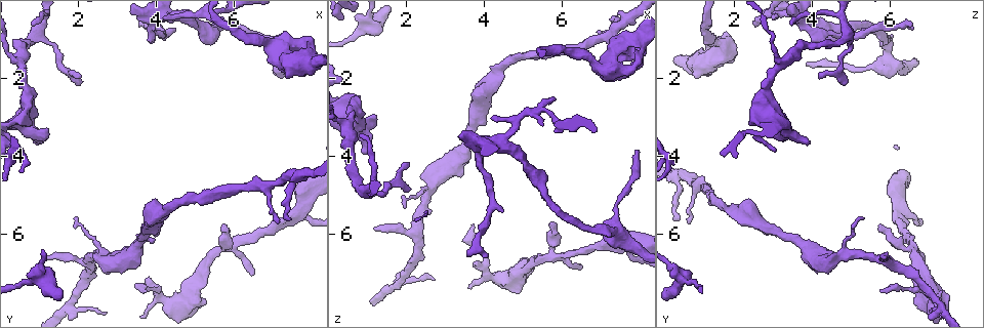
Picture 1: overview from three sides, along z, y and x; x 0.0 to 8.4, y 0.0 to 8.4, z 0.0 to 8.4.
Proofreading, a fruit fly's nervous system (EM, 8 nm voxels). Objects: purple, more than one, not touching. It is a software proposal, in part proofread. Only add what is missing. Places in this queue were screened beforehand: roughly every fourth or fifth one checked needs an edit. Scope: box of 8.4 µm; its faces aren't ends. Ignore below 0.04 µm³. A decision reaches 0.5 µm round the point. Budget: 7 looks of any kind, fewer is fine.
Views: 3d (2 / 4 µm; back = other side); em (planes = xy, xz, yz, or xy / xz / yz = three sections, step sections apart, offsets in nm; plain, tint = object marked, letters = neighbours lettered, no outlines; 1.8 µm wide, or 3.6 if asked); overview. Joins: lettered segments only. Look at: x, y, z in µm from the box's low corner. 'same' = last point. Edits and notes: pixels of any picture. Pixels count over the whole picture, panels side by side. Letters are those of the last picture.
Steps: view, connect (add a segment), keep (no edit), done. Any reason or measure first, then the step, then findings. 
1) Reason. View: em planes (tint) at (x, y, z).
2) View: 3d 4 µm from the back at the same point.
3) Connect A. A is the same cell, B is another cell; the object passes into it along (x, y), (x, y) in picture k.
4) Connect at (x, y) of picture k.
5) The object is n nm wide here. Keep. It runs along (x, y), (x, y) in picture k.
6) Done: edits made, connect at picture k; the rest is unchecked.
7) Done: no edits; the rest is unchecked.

Abrupt turn. View: em xz step 8 (tint) at (3.85, 0.80, 4.05).

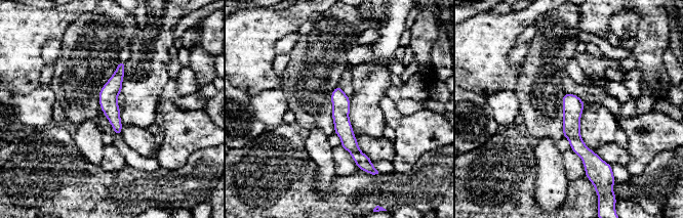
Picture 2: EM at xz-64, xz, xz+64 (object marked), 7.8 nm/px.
View: em planes (tint) at the same point.

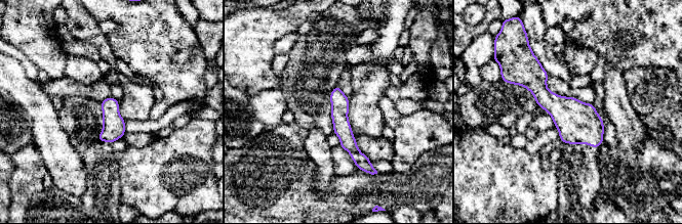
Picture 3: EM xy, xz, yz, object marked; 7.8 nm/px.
View: em planes (letters) at the same point.

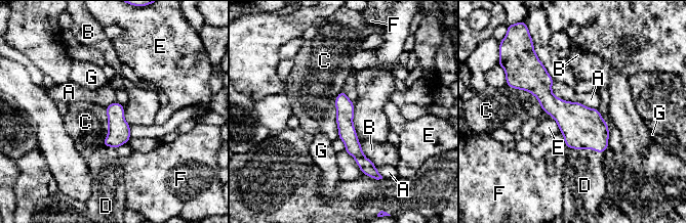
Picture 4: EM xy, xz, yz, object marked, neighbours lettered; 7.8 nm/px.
The object is 140 nm wide here; the longest contact is with A, 420 nm. Connect D. D is the same cell, A, B, C, E, F and G are other cells; it goes on there.

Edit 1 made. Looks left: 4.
An open end. View: 3d 4 µm at (1.20, 6.60, 5.90).

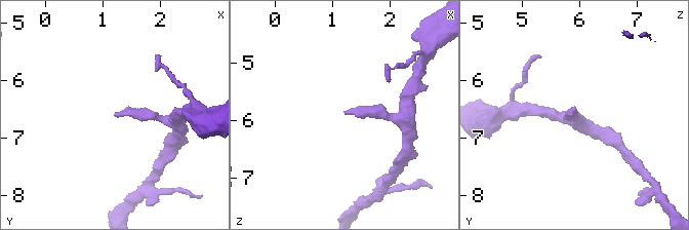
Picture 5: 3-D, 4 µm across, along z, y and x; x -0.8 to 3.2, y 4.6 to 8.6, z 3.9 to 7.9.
View: em xz step 8 (letters) at (1.25, 6.60, 5.85).

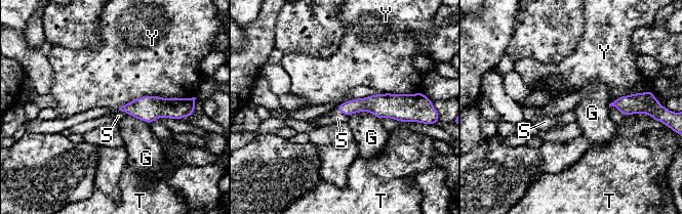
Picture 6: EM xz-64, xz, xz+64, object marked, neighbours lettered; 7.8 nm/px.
Another direction. View: em planes (letters) at the same point.

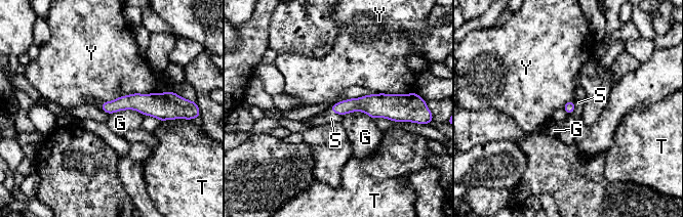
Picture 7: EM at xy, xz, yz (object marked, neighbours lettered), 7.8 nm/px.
The longest contact is with Y, 440 nm. Keep. G, S, T and Y are other cells; none of them fits.

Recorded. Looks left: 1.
Two arms in line, one across. View: em planes (letters) at (7.40, 5.60, 6.15).

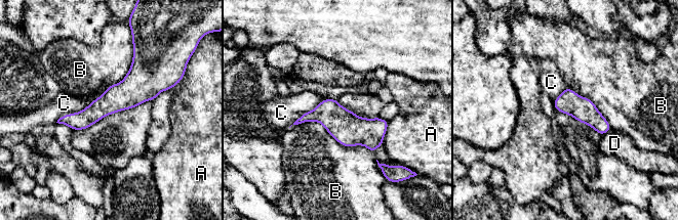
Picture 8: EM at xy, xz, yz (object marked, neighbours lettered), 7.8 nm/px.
The object is 190 nm wide here; the longest contact is with B, 700 nm. Keep. A, B, C and D are other cells; no lettered segment goes on from it.

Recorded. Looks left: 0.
Done: edits made, connect at picture 4; the rest is unchecked.

